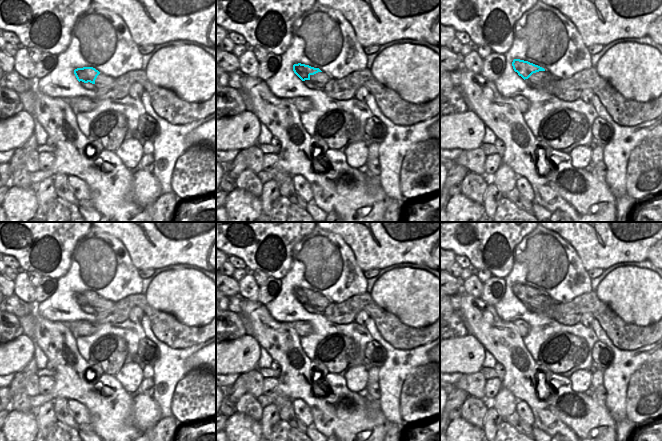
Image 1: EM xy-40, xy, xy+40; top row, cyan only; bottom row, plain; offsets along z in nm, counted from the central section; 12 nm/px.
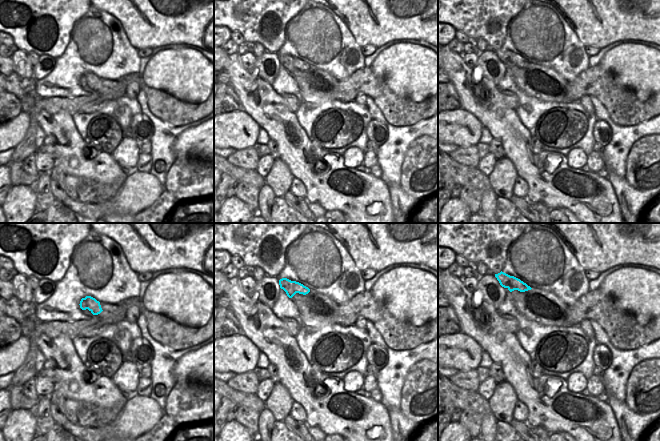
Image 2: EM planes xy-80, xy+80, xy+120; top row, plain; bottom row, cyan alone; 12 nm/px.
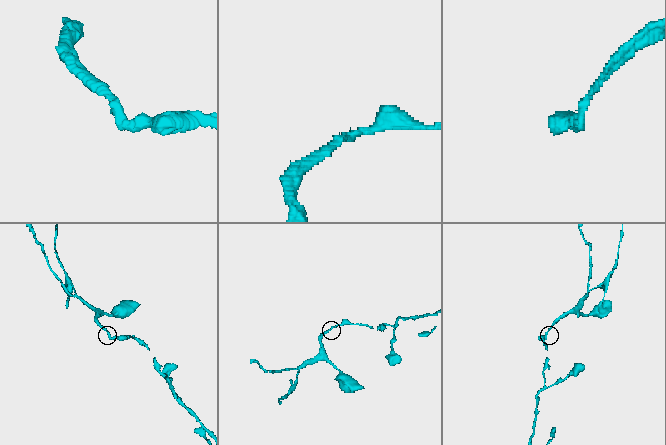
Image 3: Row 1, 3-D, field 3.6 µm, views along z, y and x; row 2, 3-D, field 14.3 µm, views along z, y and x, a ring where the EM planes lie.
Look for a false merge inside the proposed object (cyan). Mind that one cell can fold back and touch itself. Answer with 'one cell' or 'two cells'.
two cells

